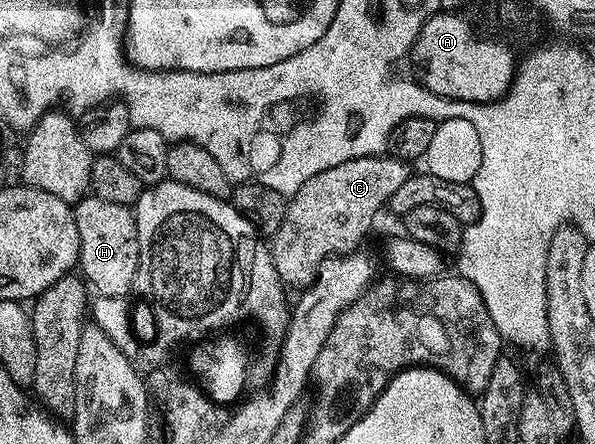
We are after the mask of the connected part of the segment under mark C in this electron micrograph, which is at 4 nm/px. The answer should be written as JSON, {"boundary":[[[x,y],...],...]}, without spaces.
{"boundary":[[[366,155],[357,157],[353,161],[345,161],[341,165],[333,165],[333,169],[327,169],[305,181],[301,189],[297,189],[295,195],[290,196],[285,213],[285,221],[277,229],[270,244],[271,260],[279,278],[290,288],[299,287],[306,289],[315,282],[319,266],[332,255],[347,255],[360,246],[359,243],[371,231],[375,223],[375,214],[384,210],[390,197],[396,192],[406,179],[413,174],[412,168],[404,160],[395,159],[392,155]]]}

